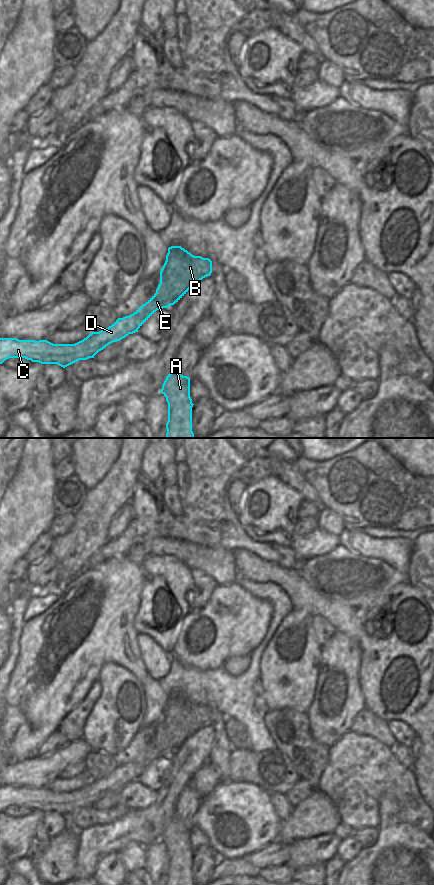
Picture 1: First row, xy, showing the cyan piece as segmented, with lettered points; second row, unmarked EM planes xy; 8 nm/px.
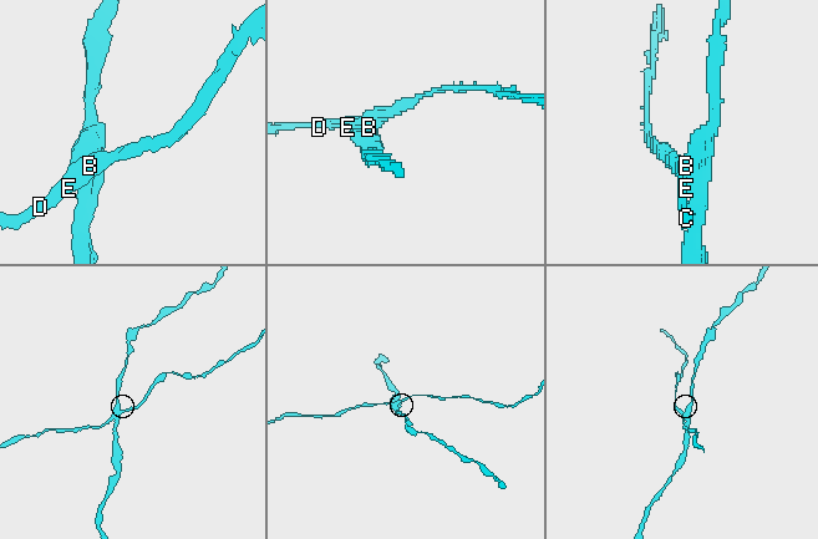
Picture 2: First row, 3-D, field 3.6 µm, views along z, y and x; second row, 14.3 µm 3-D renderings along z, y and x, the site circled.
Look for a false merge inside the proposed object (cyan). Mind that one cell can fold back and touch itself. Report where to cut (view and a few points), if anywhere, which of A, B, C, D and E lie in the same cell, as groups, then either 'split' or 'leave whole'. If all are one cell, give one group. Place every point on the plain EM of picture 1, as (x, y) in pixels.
cut in xy along (193, 703), (181, 705), (172, 701), (166, 706); A / B C D E; split

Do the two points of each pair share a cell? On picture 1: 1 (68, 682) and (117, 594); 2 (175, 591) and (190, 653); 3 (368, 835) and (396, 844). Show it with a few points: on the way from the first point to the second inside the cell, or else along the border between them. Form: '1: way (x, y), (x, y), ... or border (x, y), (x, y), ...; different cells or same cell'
1: way (68, 660), (88, 640), (101, 616); same cell
2: border (189, 611), (182, 621), (175, 642); different cells
3: border (378, 828), (377, 840), (372, 845), (362, 848); different cells

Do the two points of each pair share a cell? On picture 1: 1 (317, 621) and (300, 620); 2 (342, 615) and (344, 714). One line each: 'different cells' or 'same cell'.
1: different cells
2: different cells

